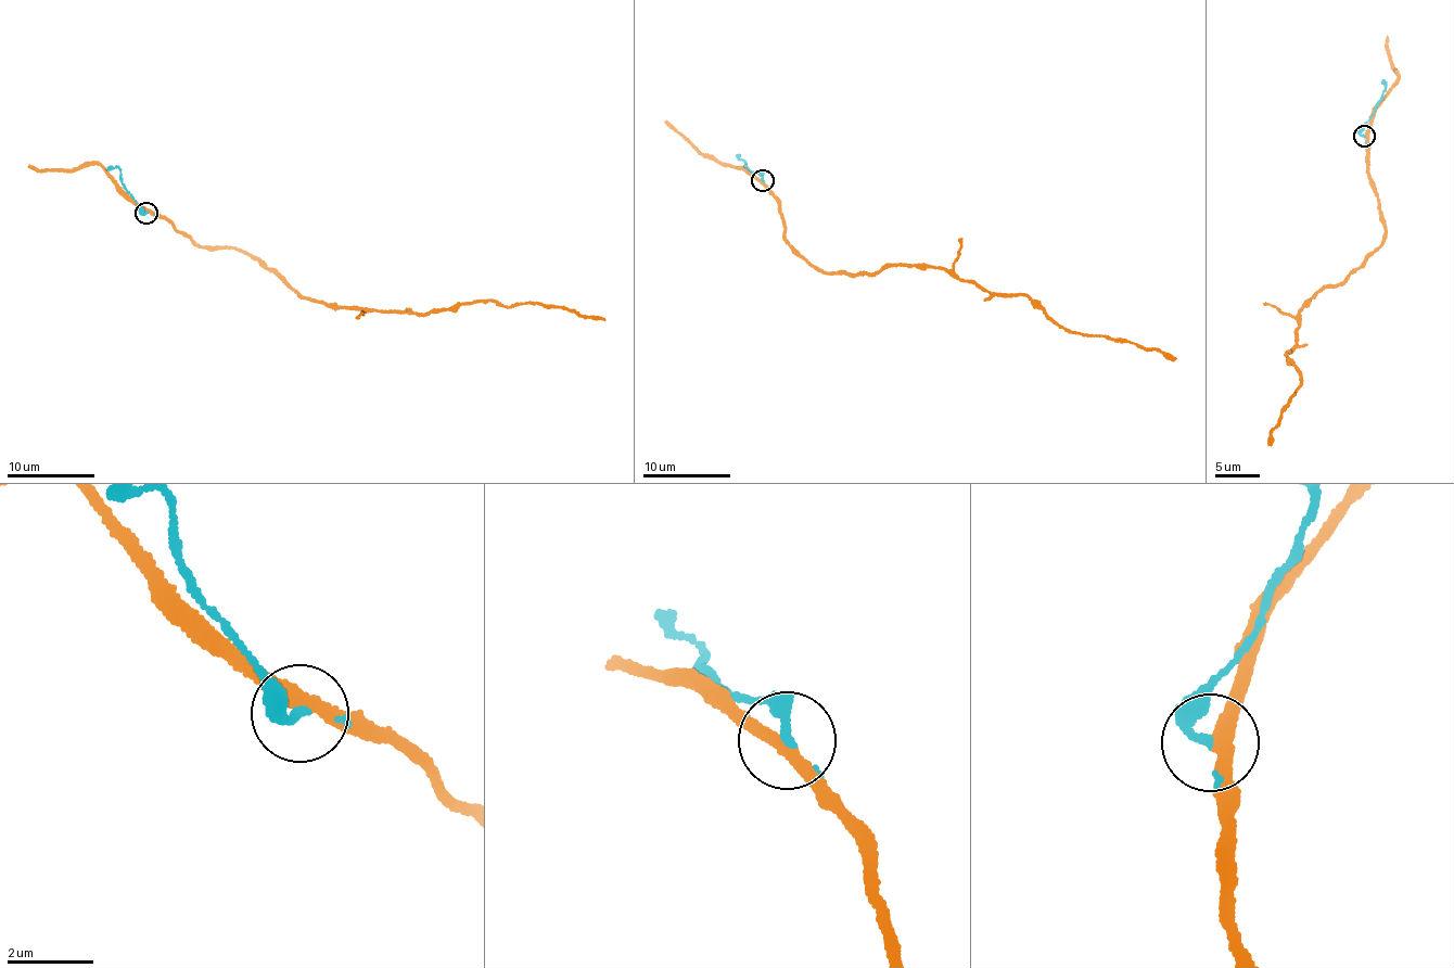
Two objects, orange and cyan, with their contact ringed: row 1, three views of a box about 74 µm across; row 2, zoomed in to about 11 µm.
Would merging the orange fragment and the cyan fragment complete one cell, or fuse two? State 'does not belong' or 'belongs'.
does not belong

